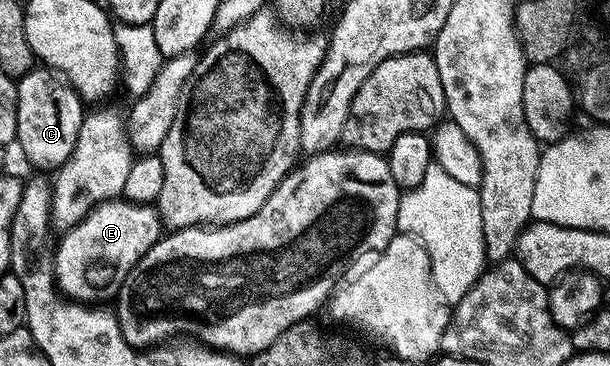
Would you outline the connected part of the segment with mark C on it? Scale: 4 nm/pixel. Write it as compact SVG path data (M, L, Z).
M33 66L32 70L27 71L16 83L16 143L21 153L34 166L41 167L44 171L55 172L68 160L70 153L74 153L74 141L78 141L78 129L82 129L85 114L86 107L80 94L63 75L50 67Z

